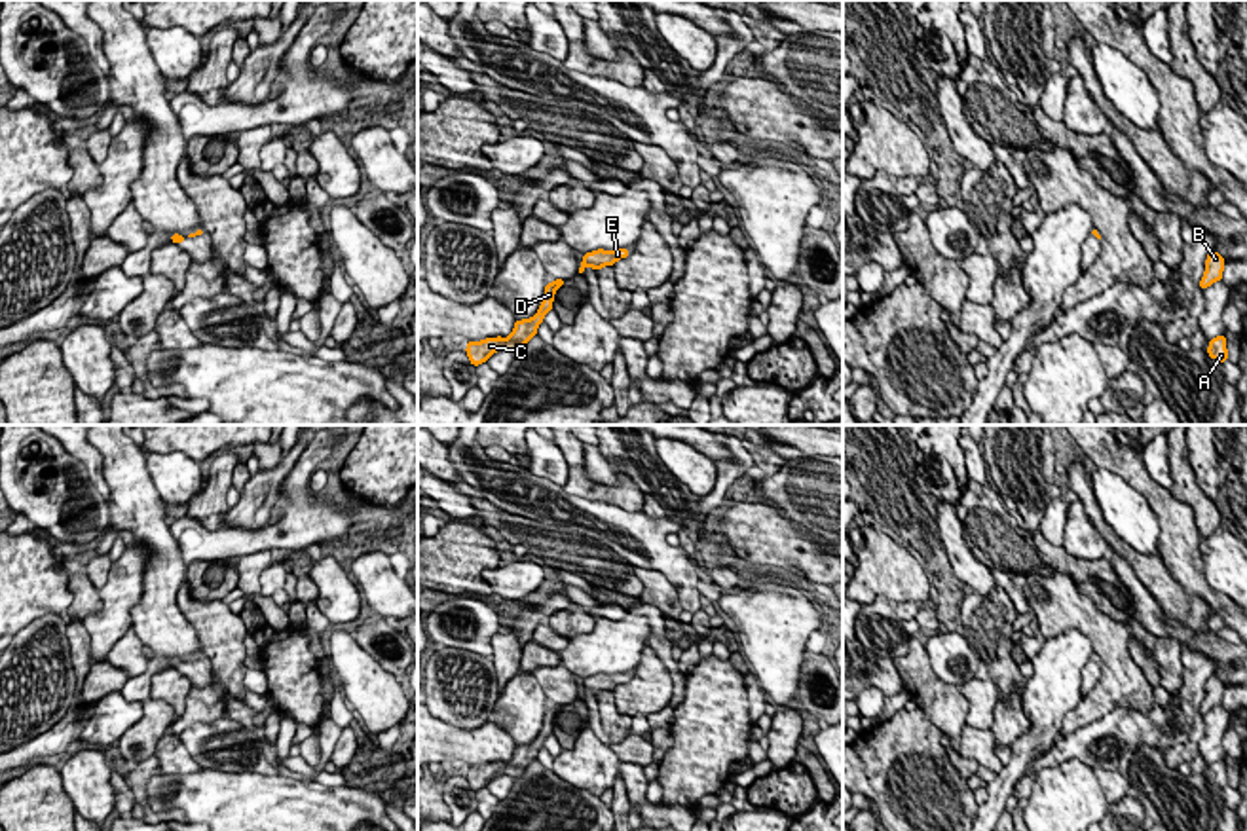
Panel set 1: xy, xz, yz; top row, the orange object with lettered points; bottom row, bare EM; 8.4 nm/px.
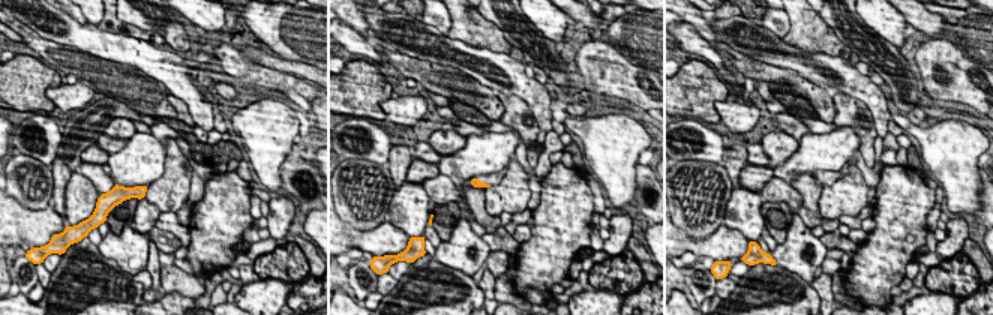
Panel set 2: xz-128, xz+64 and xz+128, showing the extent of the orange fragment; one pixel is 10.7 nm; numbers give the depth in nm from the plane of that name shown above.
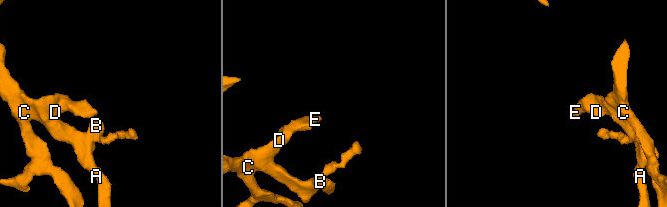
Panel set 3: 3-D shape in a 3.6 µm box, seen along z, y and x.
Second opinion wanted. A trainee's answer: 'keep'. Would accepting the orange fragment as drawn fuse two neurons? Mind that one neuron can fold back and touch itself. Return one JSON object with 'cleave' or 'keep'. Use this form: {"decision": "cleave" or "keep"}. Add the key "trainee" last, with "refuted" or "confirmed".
{"decision": "keep", "trainee": "confirmed"}

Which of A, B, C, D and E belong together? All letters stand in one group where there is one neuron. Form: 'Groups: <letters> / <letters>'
Groups: A B C D E

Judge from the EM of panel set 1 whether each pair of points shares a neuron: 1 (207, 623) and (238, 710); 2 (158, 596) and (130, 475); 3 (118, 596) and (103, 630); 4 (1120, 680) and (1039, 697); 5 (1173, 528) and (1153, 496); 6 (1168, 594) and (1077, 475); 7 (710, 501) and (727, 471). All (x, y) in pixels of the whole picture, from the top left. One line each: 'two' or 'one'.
1: two
2: one
3: one
4: two
5: one
6: one
7: one

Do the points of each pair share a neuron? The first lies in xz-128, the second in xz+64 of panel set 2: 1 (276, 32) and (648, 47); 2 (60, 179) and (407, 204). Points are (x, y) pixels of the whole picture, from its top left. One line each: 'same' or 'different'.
1: same
2: different

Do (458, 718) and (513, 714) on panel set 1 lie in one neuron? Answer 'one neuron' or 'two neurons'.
two neurons

